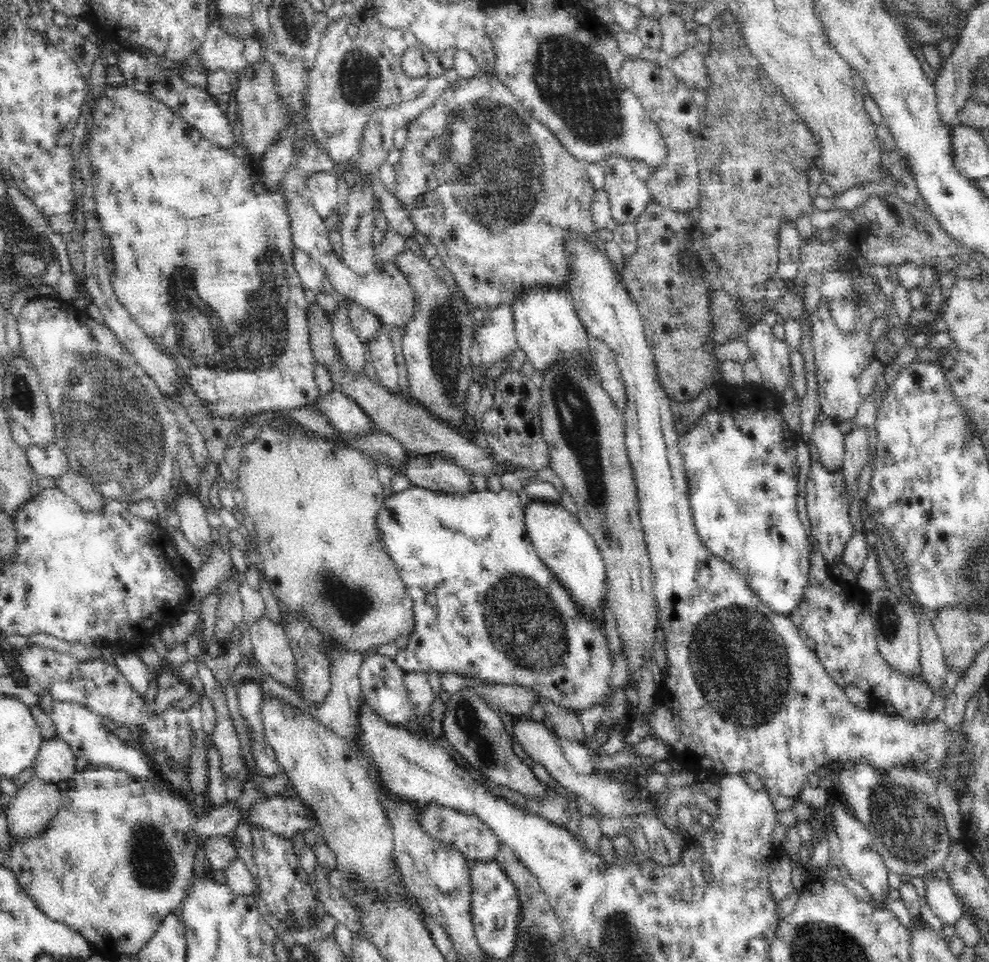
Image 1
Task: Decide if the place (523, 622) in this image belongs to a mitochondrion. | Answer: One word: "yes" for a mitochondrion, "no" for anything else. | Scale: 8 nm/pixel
yes

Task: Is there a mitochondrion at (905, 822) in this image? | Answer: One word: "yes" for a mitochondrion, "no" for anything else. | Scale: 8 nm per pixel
yes

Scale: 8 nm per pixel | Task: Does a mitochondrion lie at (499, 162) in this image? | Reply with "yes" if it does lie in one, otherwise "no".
yes

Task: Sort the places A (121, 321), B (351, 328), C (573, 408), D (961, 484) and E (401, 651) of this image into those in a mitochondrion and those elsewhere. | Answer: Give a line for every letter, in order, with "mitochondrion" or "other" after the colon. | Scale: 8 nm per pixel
A: other
B: other
C: mitochondrion
D: other
E: other

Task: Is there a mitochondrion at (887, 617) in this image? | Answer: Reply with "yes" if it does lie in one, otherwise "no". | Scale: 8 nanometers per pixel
yes

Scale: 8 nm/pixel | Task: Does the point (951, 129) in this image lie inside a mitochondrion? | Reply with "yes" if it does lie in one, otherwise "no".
no

